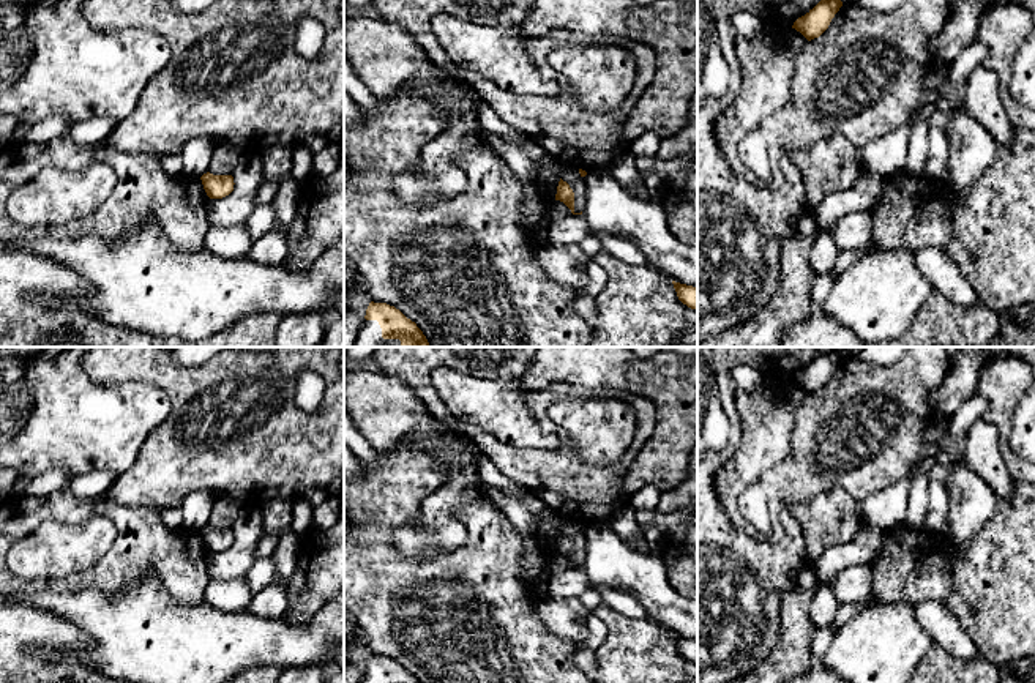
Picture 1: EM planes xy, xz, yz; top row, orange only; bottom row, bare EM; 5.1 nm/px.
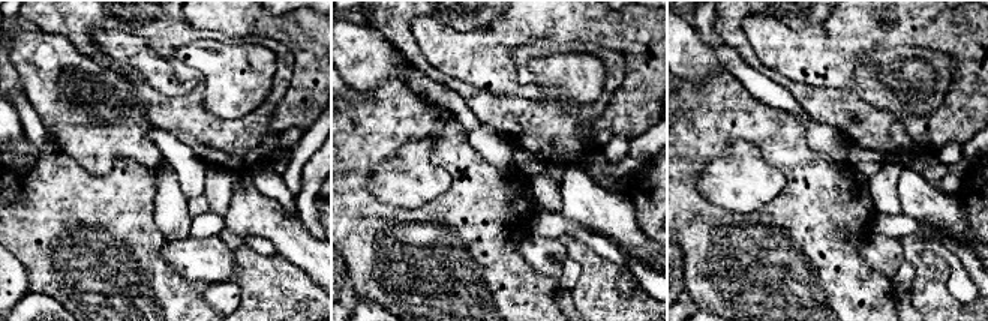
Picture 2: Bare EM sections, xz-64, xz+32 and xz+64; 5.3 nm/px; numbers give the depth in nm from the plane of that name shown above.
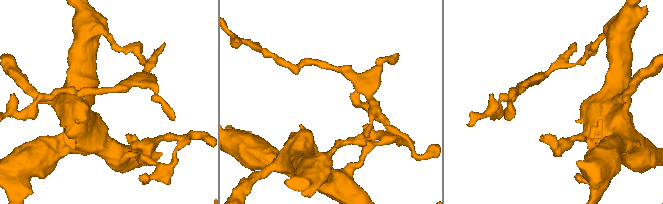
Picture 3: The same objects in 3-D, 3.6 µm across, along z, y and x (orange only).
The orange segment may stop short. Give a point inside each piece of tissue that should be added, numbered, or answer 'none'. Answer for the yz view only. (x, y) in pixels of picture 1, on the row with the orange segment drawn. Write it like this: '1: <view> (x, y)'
none

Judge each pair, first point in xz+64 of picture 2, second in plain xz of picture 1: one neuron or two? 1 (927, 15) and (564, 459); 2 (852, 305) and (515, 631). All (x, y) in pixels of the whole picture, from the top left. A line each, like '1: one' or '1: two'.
1: two
2: one

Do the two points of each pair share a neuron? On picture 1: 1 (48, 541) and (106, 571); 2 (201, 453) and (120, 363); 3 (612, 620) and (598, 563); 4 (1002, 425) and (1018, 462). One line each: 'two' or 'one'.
1: two
2: one
3: two
4: one

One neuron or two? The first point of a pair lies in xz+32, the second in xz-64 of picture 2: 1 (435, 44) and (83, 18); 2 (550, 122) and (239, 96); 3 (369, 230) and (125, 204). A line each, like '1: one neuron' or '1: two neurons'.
1: two neurons
2: two neurons
3: one neuron

